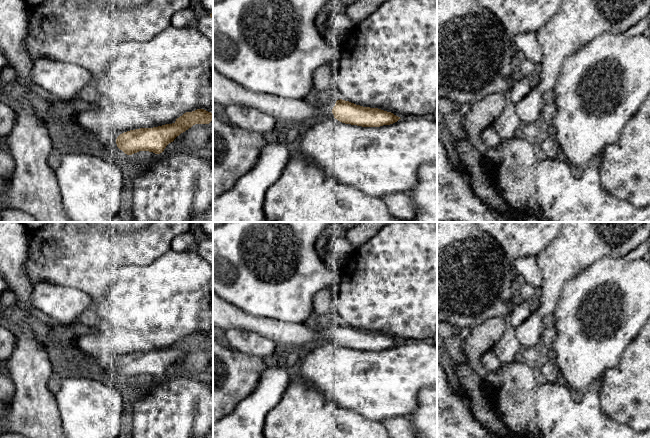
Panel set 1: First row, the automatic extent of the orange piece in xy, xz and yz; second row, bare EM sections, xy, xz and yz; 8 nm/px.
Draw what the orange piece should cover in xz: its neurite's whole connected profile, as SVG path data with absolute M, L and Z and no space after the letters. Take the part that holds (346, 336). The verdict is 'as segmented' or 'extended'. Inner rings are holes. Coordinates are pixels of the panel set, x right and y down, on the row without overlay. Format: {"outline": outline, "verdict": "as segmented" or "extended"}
{"outline": "M213 292L213 331L222 333L229 329L254 332L282 349L301 348L306 343L322 341L362 351L380 351L401 343L391 336L363 331L342 323L327 322L324 326L318 326L252 316Z", "verdict": "extended"}

